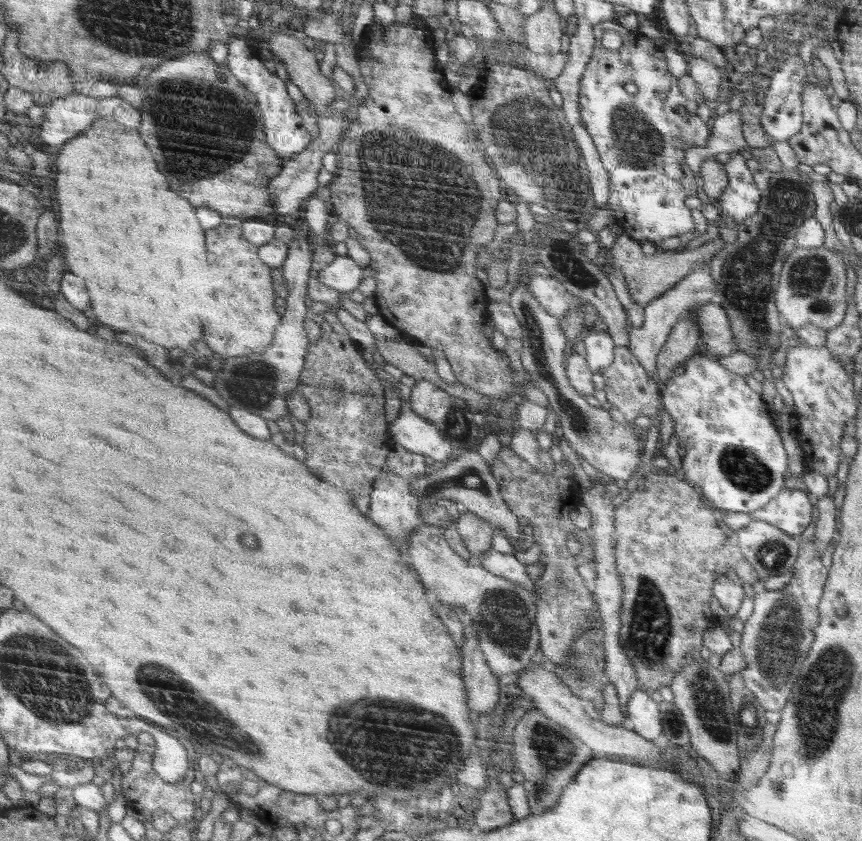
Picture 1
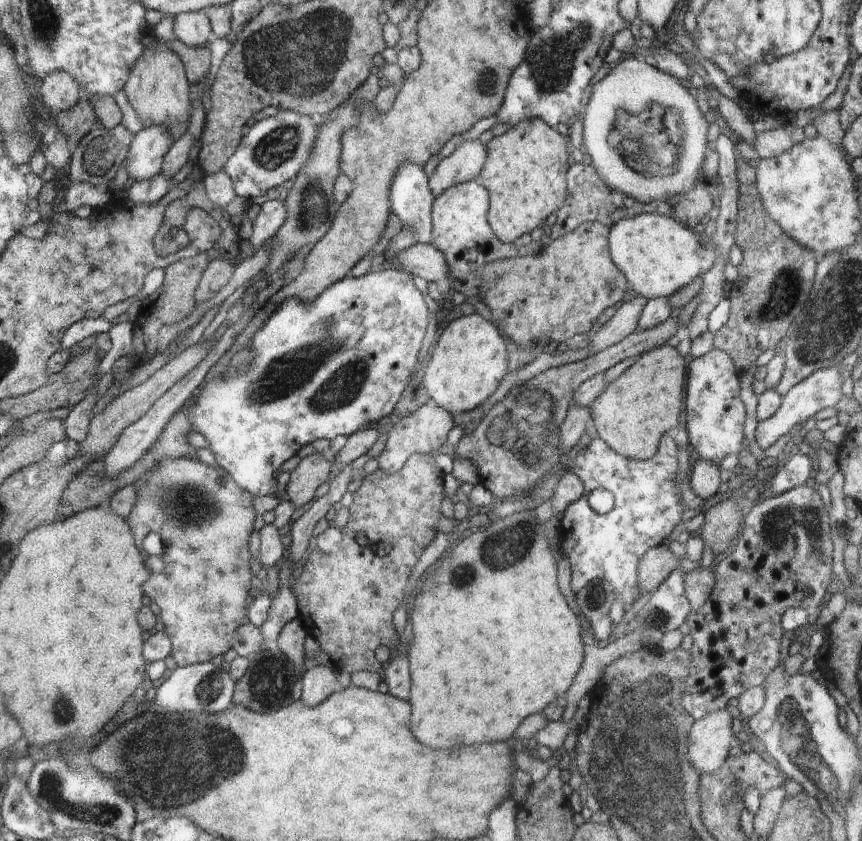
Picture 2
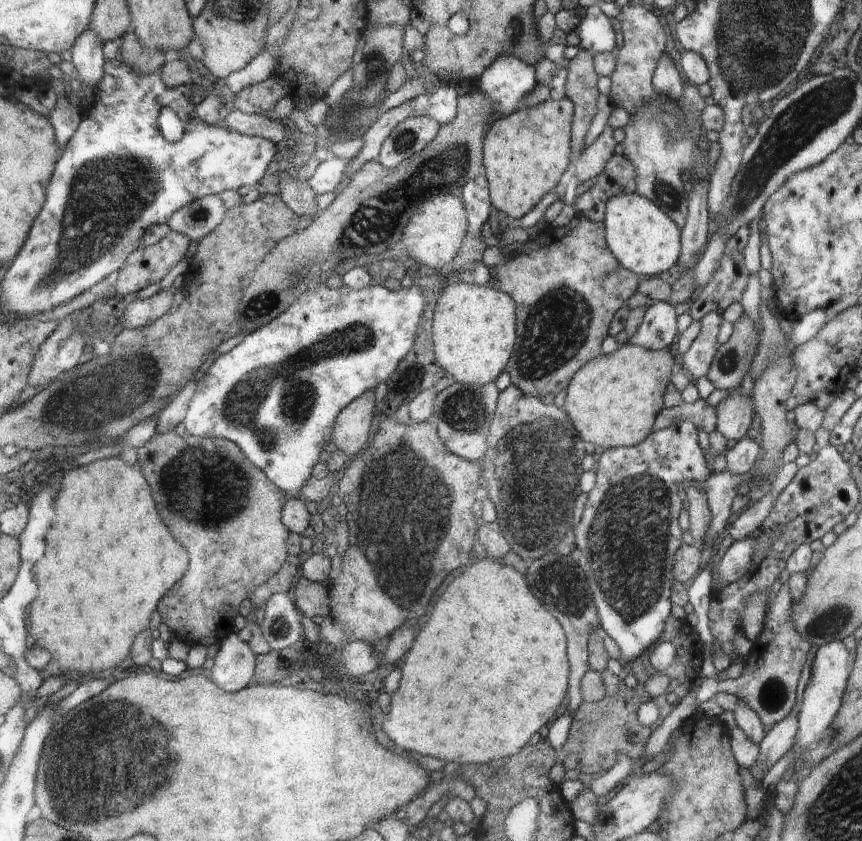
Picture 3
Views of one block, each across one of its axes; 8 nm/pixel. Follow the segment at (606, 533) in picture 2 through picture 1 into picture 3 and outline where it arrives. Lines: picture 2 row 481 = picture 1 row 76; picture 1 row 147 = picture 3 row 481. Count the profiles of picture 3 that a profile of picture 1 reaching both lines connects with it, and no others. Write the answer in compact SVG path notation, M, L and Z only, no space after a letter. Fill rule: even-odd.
M688 421L678 422L674 426L664 427L656 432L652 431L642 443L636 444L632 447L614 447L606 448L602 452L600 458L598 458L598 469L596 470L596 486L588 493L588 497L585 503L584 511L578 526L575 526L572 531L576 535L576 546L570 553L570 558L576 560L576 564L580 565L580 568L584 568L584 572L587 573L588 582L592 585L592 592L595 592L596 606L599 611L599 619L604 635L610 636L618 650L620 650L620 662L623 668L626 668L636 658L640 658L644 653L648 652L652 647L652 644L659 642L660 637L663 635L664 627L666 626L668 614L670 614L670 588L674 582L674 575L672 570L675 570L674 554L678 554L678 550L682 547L682 530L678 526L678 514L682 510L682 504L686 500L686 488L695 486L698 480L704 480L711 474L708 464L706 464L706 458L704 458L704 452L700 450L698 446L698 438L696 438L697 428L694 428L694 424ZM670 520L672 520L672 568L668 570L668 538L670 538Z

